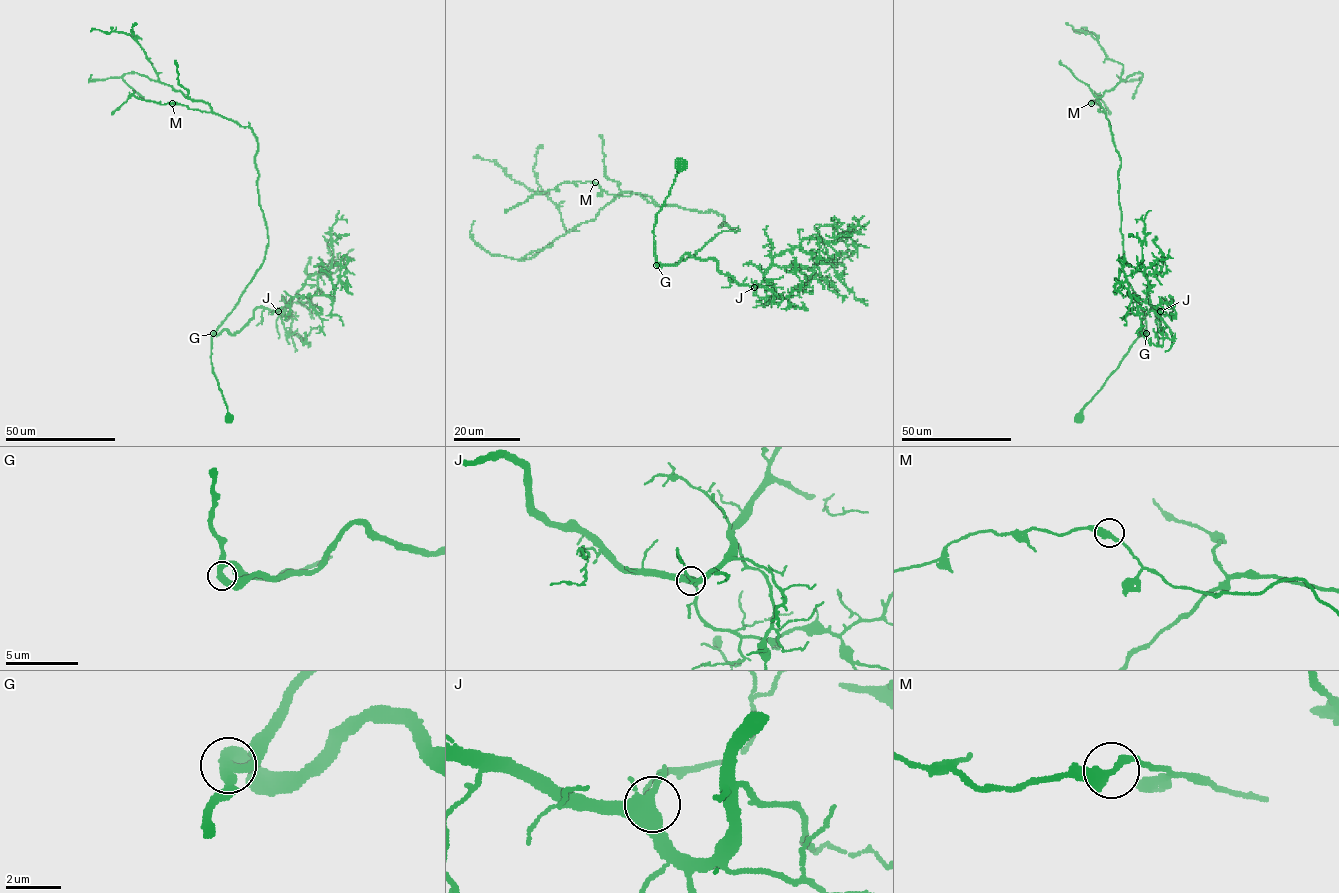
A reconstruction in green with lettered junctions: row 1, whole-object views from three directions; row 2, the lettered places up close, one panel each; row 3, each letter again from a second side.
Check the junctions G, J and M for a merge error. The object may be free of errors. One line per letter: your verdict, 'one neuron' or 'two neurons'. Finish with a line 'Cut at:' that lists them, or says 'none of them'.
G: one neuron
J: one neuron
M: one neuron
Cut at: none of them

